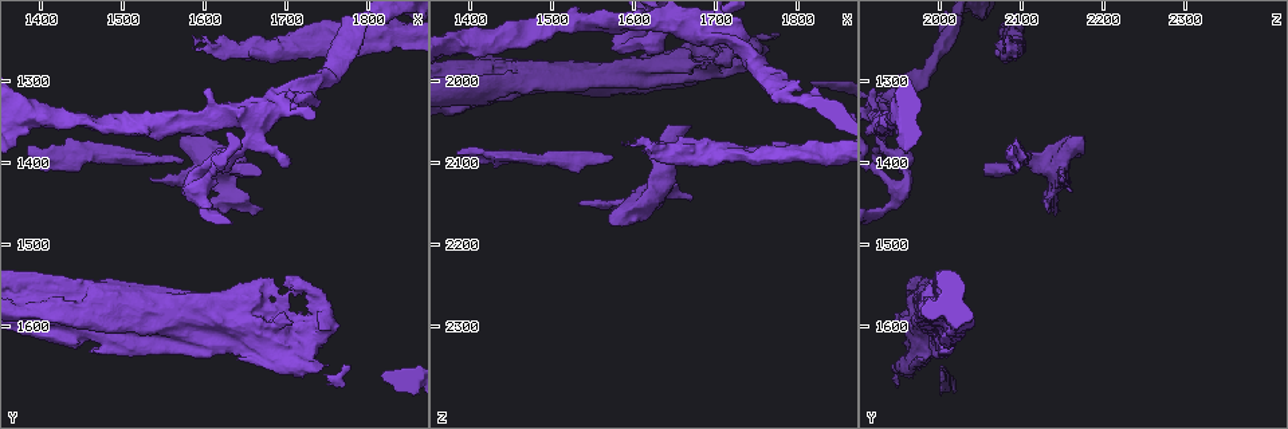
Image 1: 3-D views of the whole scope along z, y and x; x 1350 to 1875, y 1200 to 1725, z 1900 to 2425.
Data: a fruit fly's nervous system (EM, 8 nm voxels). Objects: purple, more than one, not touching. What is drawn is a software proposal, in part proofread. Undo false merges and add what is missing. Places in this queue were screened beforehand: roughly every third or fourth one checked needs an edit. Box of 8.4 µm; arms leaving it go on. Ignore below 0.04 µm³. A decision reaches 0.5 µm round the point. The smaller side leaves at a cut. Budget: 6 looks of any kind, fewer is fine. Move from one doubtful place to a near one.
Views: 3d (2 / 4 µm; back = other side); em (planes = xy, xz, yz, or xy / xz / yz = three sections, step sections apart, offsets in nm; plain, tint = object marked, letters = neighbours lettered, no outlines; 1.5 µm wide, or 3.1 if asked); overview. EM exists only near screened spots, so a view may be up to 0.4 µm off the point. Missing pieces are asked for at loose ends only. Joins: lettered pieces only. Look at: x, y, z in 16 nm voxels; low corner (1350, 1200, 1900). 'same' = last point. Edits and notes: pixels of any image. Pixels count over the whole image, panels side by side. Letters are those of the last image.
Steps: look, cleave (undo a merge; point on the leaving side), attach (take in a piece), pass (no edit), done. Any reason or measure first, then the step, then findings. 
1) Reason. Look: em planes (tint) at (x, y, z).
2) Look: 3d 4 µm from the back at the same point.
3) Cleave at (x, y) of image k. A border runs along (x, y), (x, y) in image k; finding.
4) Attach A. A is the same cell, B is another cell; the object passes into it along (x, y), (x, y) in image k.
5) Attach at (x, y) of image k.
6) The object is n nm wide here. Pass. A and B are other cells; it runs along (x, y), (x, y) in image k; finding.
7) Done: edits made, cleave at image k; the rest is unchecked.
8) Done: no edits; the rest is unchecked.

A fork. Look: 3d 4 µm at (1760, 1235, 2090).

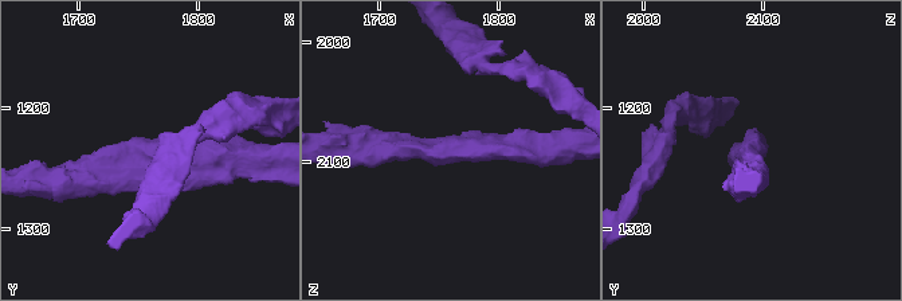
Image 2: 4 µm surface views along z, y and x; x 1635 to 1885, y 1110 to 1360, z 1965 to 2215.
Look: em xy step 8 (tint) at (1760, 1234, 2090).

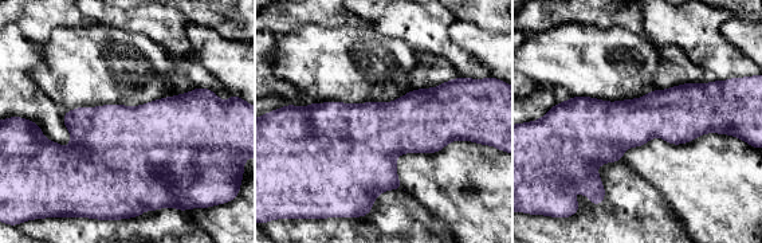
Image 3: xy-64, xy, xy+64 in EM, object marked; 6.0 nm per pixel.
Look: em xy step 8 (letters) at the same point.

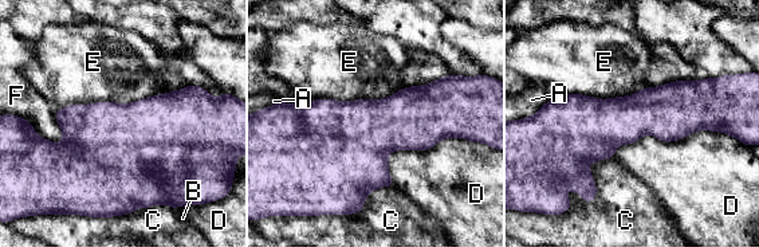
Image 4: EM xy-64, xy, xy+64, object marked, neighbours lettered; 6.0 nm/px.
Pass. A, B, C, D, E and F are other cells; continuous, no second neuron.

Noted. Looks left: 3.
Look: em planes (tint) at (1590, 1430, 1945).

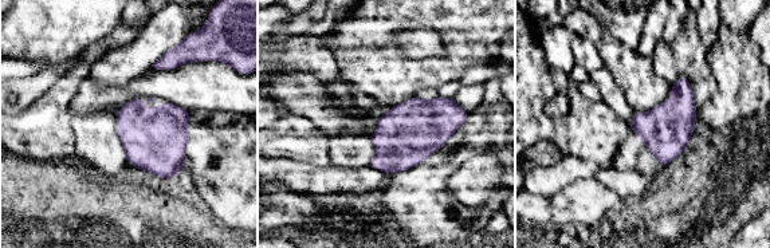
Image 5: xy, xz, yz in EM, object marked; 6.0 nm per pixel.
Look: em planes (letters) at the same point.

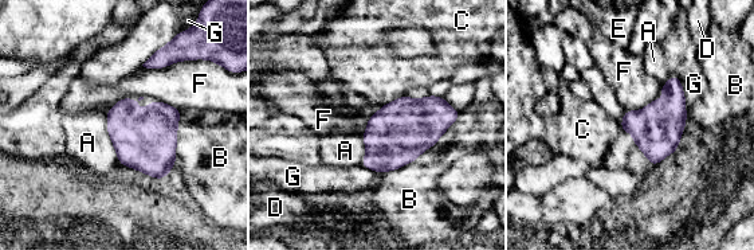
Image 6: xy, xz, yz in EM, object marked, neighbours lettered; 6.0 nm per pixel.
The object is 160 nm wide here. Pass. A, B, C, D, E, F and G are other cells; a border runs along (220, 65), (180, 59), (142, 66) in image 6; continuous, no second neuron.

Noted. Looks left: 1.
Branch stops here. Look: em planes (letters) at (1380, 1385, 2095).

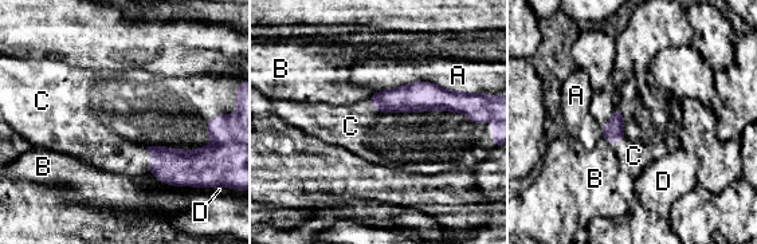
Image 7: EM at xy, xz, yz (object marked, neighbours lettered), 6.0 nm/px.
Attach at (113, 152) of image 7. C is the same cell, A, B and D are other cells; it goes on there.

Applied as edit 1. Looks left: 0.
Done: edits made, attach at image 7; the rest is unchecked.

